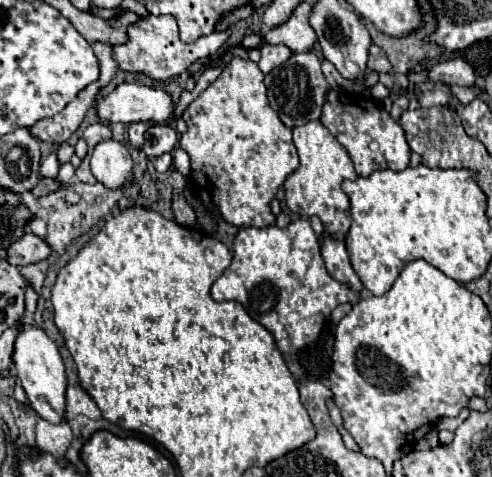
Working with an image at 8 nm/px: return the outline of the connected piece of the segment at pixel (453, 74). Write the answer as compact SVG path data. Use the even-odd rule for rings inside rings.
M453 58L447 62L439 62L429 70L431 82L445 82L457 86L473 86L475 84L475 70L461 58Z

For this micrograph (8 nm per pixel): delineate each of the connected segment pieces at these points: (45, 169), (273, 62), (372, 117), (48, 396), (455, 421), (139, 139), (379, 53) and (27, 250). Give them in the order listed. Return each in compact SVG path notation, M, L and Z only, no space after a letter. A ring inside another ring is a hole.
M49 154L43 162L41 162L41 168L39 168L39 178L55 178L59 172L59 162L57 162L57 156L55 154Z
M263 42L259 50L261 50L259 70L261 70L263 74L269 74L273 68L277 68L279 64L283 64L283 62L293 54L293 52L291 52L287 46L283 46L283 44L273 46L273 44L267 44L267 42Z
M329 90L327 100L323 104L321 122L347 148L359 176L369 176L375 170L399 172L409 166L411 148L405 140L405 132L401 124L395 122L377 100L363 94Z
M23 324L19 328L19 336L15 338L15 350L11 356L17 378L23 384L23 390L29 398L31 408L47 422L51 424L61 424L65 416L65 388L67 388L67 378L65 378L65 366L59 356L57 346L53 340L35 324Z
M463 408L463 412L459 414L459 416L455 416L455 418L443 418L439 424L437 424L437 428L443 428L443 430L455 430L465 418L469 416L469 408Z
M135 122L129 126L129 142L133 148L141 148L143 146L143 134L149 126L153 126L155 122Z
M371 44L371 48L369 48L367 68L369 68L369 70L375 70L375 72L379 72L379 74L383 74L383 72L391 72L391 64L389 64L385 52L383 52L377 44Z
M23 234L17 242L13 242L7 250L7 262L13 266L25 266L33 262L41 262L51 254L51 246L35 236L35 234Z

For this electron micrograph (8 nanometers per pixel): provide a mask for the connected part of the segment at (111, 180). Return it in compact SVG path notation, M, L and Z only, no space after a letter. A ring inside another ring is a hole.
M117 140L99 142L91 154L91 172L105 188L121 188L131 182L133 160L127 146Z

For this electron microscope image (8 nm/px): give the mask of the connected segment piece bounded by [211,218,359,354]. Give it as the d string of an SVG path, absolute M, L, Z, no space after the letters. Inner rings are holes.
M293 220L289 226L279 228L279 226L267 226L267 228L241 228L233 242L233 262L231 266L215 280L211 288L211 296L217 302L223 300L235 300L243 304L247 314L263 324L273 336L283 354L295 354L303 346L313 344L329 314L335 310L335 306L343 302L357 304L359 294L353 292L347 284L341 284L329 276L325 270L323 258L321 258L321 246L317 242L317 236L309 224L309 220Z

